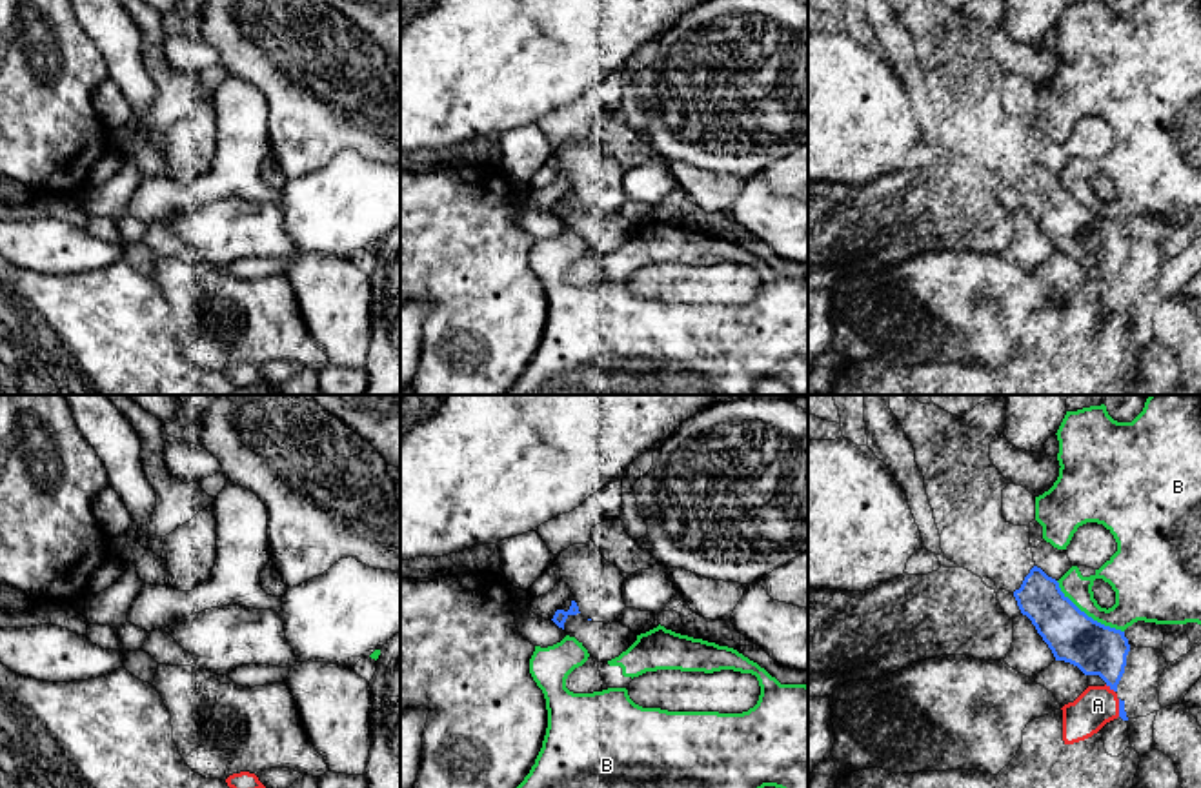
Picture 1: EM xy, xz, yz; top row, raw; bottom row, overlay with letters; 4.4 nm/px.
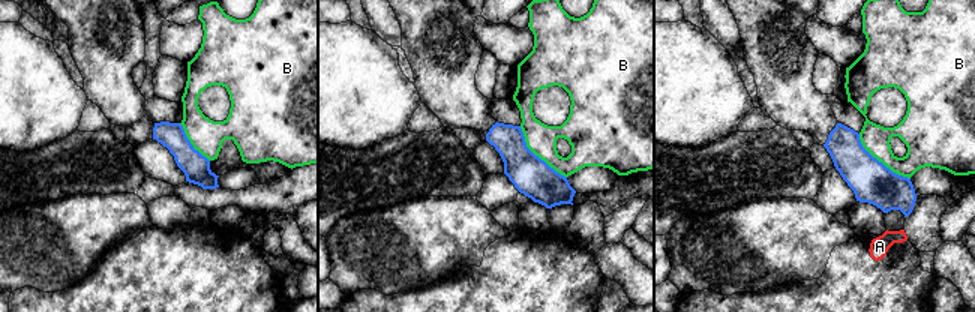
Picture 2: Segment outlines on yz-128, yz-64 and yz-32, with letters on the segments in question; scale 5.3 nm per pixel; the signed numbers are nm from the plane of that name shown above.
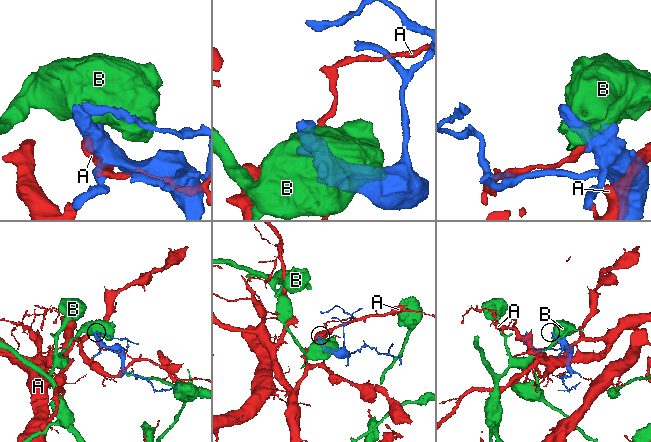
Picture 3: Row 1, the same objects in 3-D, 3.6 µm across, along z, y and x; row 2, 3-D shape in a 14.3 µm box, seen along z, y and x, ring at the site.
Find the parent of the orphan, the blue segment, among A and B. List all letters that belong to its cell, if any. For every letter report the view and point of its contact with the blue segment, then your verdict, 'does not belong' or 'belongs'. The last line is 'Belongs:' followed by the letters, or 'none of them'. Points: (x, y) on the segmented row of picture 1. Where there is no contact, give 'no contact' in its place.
A: contact yz (1110, 688); does not belong
B: contact yz (1087, 616); does not belong
Belongs: none of them

